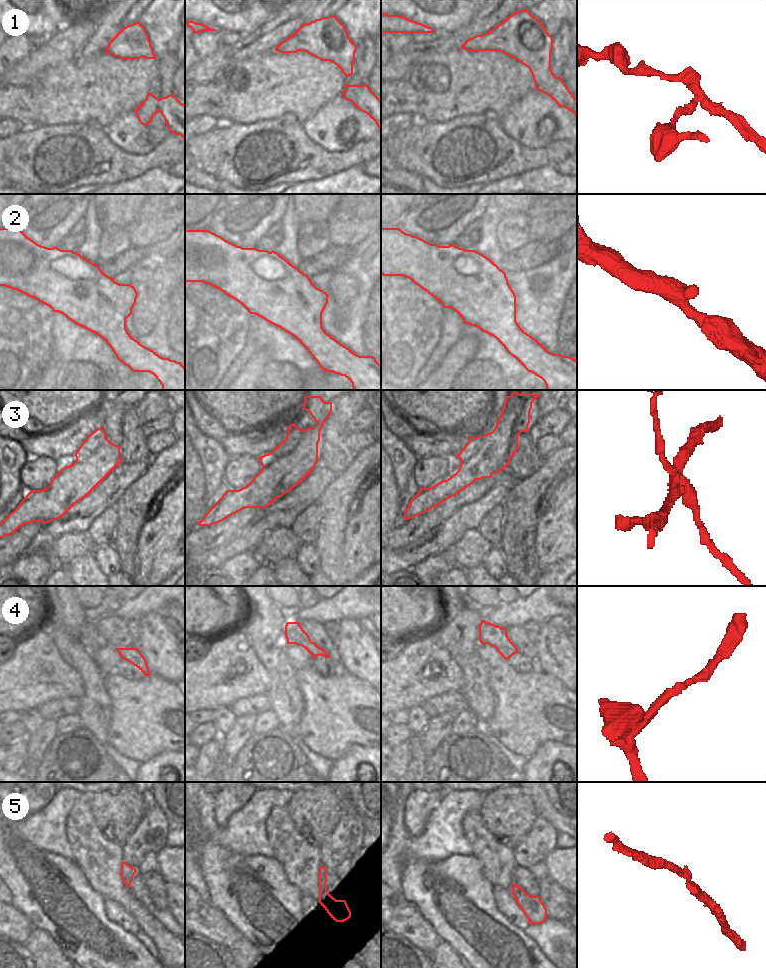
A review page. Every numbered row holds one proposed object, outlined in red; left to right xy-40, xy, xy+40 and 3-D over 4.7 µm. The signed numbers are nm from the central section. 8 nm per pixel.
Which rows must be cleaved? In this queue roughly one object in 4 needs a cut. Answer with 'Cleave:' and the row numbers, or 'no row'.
Cleave: 1, 3

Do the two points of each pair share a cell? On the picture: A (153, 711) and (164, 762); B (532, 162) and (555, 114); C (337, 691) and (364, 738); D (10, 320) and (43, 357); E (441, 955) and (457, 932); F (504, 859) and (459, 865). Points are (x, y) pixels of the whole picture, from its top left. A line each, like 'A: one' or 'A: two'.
A: two
B: two
C: one
D: one
E: two
F: two

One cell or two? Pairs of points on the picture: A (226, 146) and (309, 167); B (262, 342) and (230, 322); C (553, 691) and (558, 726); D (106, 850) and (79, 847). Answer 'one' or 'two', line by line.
A: one
B: two
C: one
D: one

